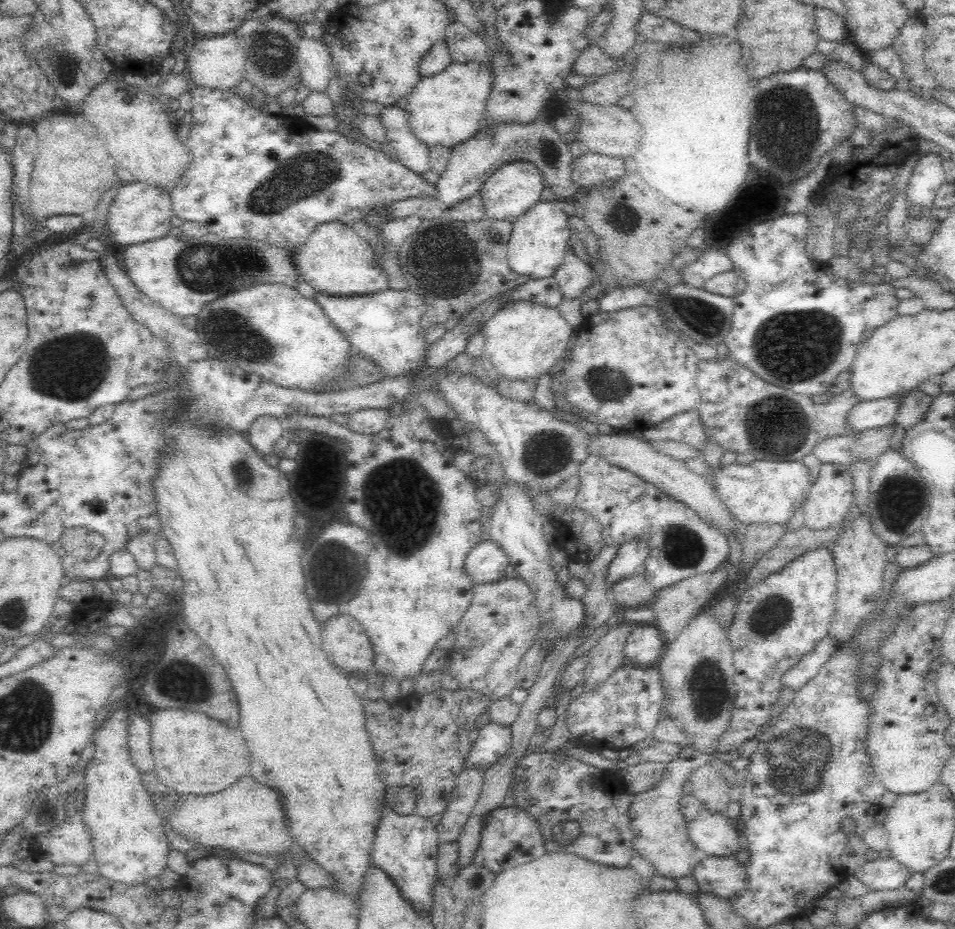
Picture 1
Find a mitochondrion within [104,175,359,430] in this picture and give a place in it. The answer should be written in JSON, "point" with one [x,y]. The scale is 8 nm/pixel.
{"point":[204,267]}

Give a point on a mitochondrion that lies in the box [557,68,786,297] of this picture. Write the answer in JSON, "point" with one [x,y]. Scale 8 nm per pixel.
{"point":[625,218]}

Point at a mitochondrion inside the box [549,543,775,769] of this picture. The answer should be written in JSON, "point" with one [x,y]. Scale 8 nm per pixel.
{"point":[708,686]}

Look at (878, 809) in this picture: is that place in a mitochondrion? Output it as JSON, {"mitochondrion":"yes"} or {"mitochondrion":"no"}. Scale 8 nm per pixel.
{"mitochondrion":"no"}

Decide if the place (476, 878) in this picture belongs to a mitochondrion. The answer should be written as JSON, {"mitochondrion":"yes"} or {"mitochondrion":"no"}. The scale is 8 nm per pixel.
{"mitochondrion":"yes"}

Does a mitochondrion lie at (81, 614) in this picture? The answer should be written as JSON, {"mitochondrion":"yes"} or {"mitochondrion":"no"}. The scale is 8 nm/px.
{"mitochondrion":"no"}

